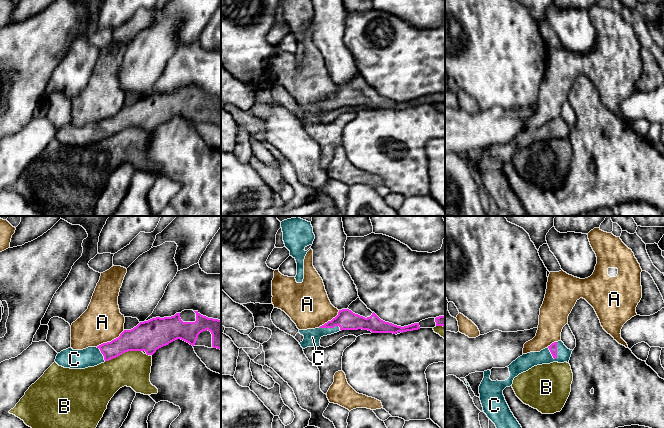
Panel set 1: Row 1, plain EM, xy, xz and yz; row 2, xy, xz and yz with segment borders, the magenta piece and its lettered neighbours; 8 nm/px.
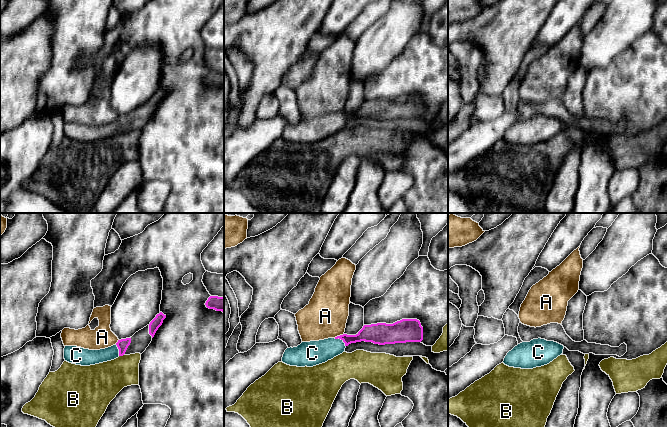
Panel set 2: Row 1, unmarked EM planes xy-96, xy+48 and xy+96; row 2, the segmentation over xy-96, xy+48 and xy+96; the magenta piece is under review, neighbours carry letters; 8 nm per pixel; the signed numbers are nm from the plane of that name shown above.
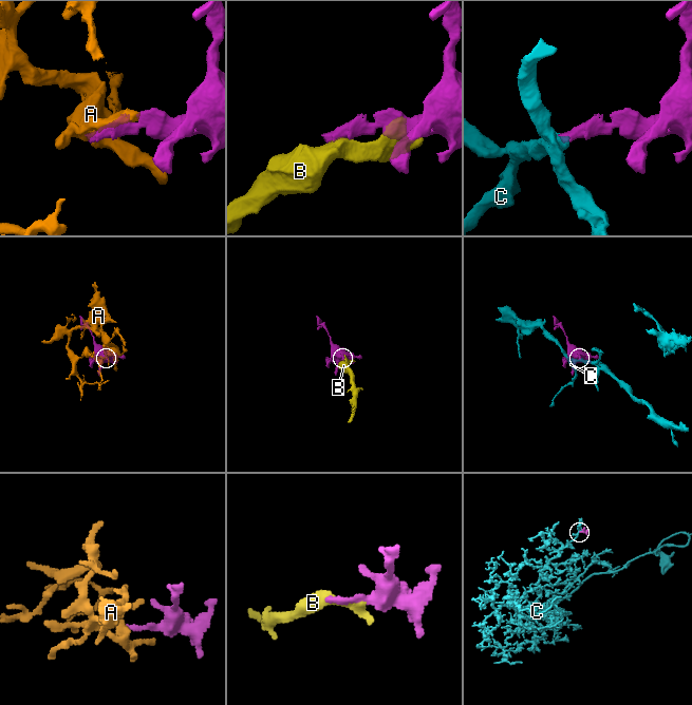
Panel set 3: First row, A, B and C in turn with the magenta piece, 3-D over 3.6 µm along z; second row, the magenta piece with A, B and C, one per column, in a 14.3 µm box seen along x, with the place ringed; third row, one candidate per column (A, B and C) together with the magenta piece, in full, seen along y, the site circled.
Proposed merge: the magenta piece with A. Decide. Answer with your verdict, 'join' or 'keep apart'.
keep apart

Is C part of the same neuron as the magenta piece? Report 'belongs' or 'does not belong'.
belongs

